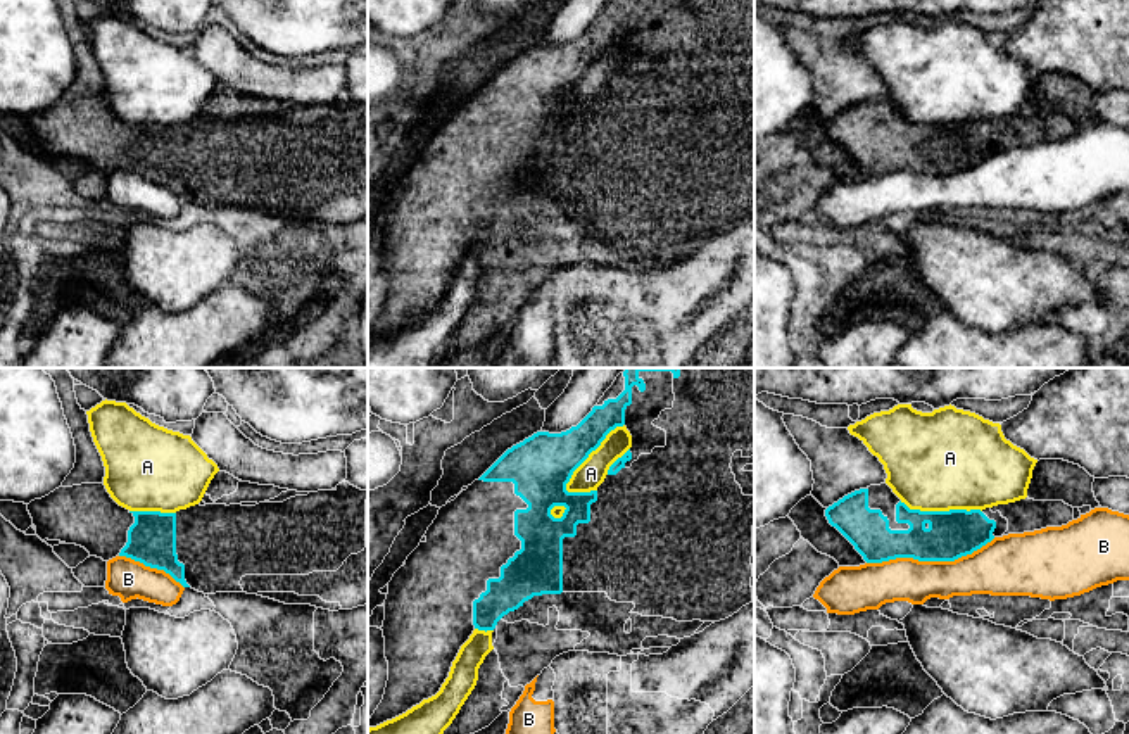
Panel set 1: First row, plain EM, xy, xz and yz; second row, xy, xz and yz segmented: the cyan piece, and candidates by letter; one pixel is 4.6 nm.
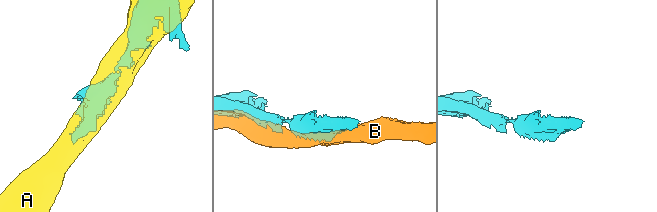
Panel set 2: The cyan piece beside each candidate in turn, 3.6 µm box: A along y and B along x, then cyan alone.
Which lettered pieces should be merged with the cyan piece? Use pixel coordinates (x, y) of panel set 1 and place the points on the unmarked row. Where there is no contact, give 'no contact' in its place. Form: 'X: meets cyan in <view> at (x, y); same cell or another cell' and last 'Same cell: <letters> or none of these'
A: meets cyan in xz at (587, 69); another cell
B: meets cyan in yz at (931, 173); another cell
Same cell: none of these

